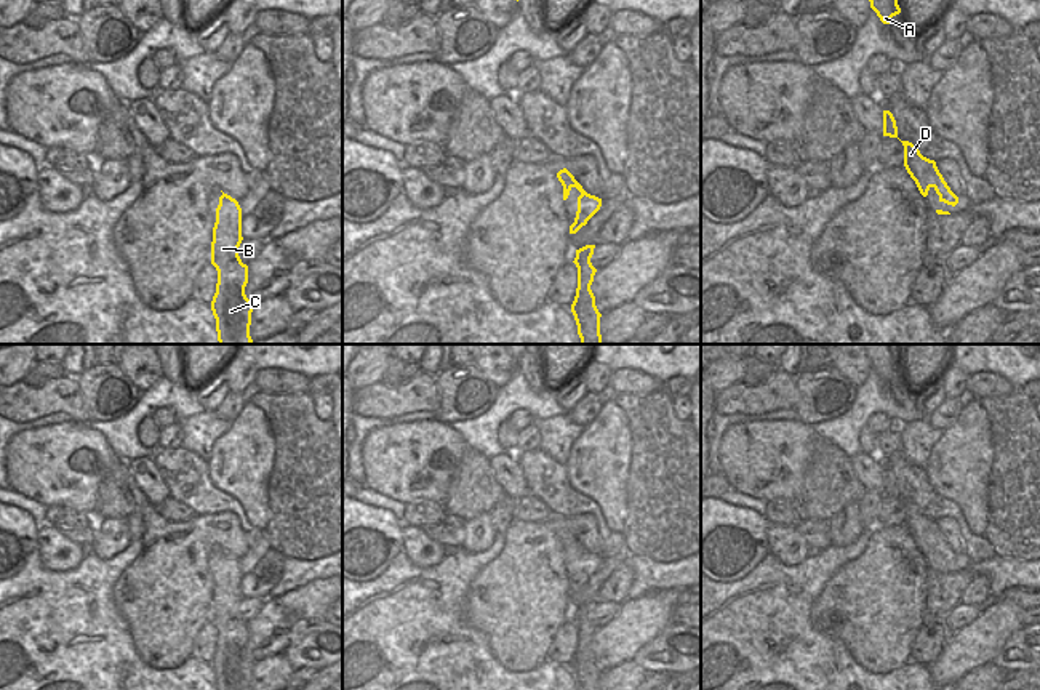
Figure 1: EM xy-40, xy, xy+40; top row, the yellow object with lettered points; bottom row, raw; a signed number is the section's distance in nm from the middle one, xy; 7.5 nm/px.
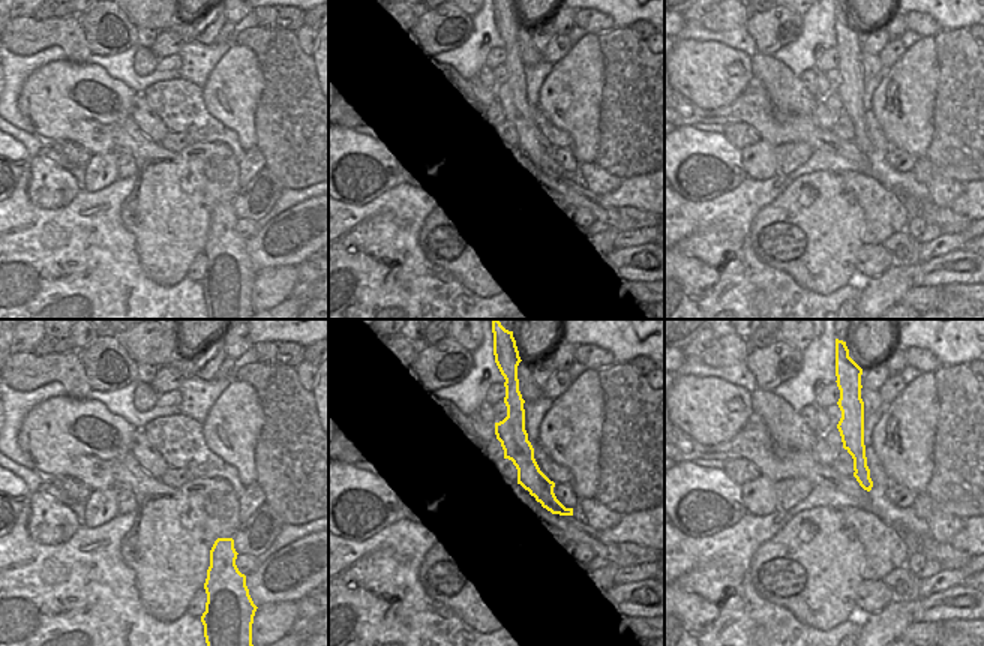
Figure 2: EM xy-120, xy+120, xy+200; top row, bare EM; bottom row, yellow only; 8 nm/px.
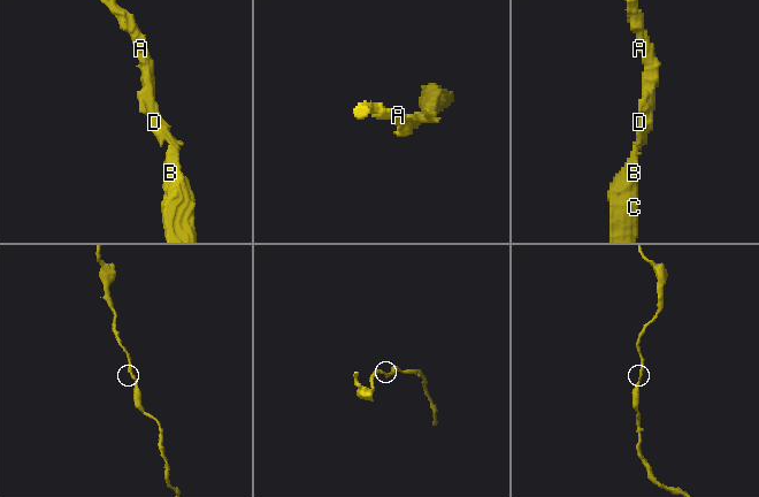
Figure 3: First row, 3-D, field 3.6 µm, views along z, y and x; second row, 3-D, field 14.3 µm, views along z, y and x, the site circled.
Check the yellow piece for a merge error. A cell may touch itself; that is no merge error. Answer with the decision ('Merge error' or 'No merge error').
No merge error

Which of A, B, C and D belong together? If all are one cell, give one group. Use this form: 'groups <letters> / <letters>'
groups A B C D

